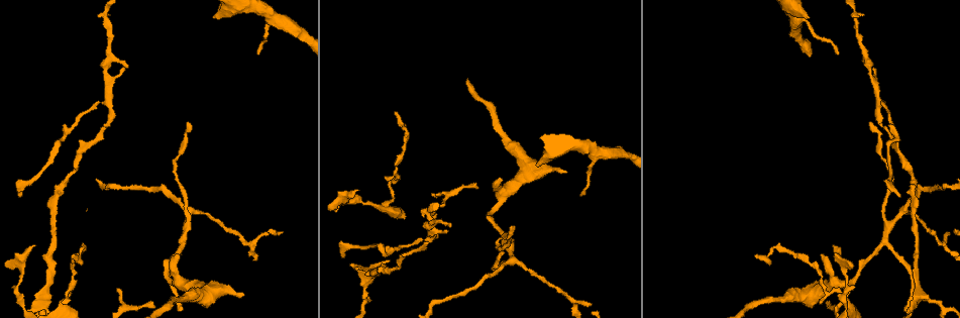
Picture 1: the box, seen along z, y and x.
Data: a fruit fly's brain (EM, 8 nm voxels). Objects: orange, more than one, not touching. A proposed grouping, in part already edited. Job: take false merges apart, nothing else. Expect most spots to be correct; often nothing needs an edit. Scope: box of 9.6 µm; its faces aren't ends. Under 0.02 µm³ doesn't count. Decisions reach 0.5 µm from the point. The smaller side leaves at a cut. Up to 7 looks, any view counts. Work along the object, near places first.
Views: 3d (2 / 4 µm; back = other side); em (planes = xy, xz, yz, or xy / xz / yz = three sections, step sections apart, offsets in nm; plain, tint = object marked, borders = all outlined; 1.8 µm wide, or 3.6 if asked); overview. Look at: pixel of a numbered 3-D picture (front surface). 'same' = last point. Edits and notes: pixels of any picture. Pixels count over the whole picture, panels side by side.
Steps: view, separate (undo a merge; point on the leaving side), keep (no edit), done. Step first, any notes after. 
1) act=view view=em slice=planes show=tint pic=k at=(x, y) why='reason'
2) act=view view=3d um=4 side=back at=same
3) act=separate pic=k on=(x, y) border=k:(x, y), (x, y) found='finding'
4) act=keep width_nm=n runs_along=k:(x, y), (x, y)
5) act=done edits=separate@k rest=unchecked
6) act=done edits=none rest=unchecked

act=view view=3d um=4 pic=1 at=(844, 286) why='calibre changes'

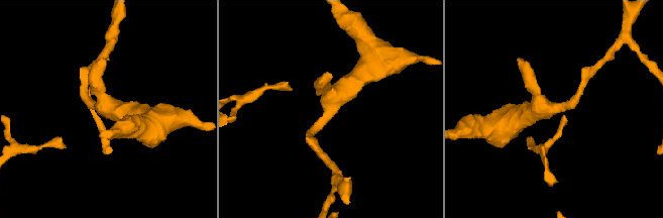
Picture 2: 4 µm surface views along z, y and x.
act=view view=em um=3.6 slice=xy step=8 show=tint pic=2 at=(104, 109) arms=3

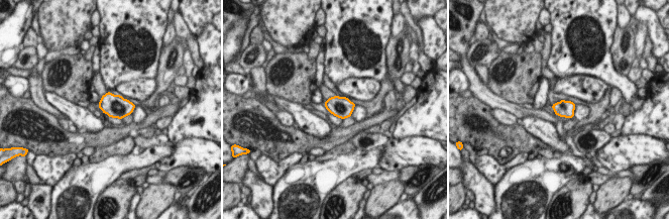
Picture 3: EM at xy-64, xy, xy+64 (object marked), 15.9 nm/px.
act=keep width_nm=260 found='all the same neuron'

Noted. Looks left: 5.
act=view view=3d um=2 pic=1 at=(891, 224) why='four arms meet'

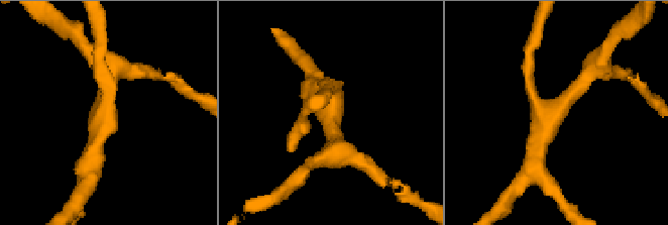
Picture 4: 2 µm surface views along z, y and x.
act=view view=em slice=yz step=8 show=tint pic=4 at=(550, 117) arms=4 why='need the tissue'

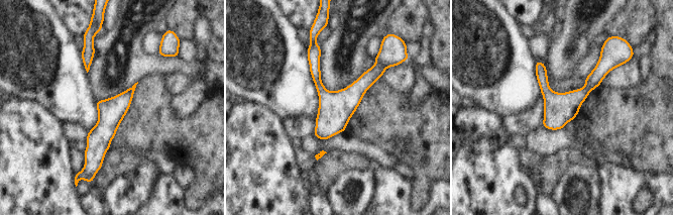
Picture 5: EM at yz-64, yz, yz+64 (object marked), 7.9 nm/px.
act=keep width_nm=220 runs_along=5:(131, 90), (110, 113), (95, 168) found='all the same neuron'

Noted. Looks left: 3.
act=view view=3d um=2 side=back pic=1 at=(64, 305) why='three arms meet'

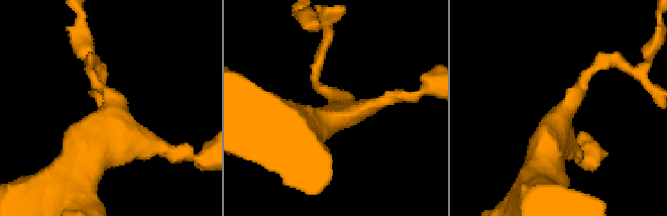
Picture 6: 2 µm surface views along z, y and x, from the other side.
act=view view=em slice=planes show=tint pic=6 at=(565, 109) arms=3

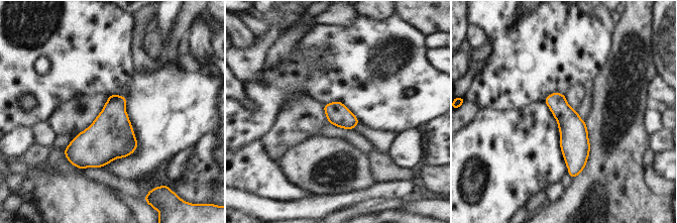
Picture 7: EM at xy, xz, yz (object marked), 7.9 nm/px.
act=keep runs_along=7:(551, 96), (573, 130), (575, 173) found='continuous, no second neuron'

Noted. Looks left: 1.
act=done edits=none rest=unchecked

